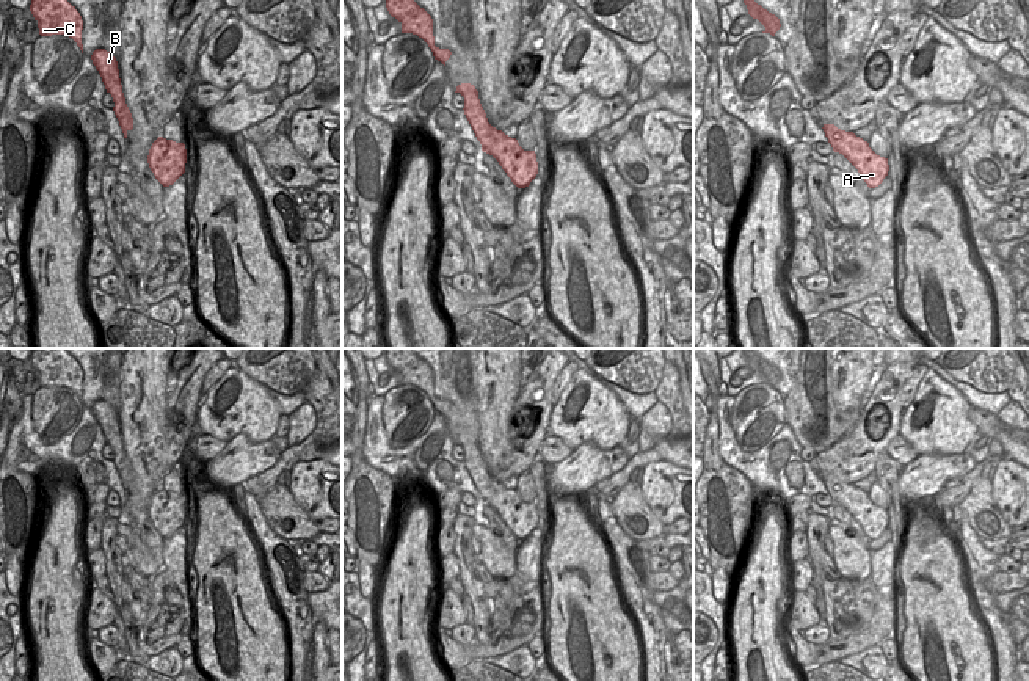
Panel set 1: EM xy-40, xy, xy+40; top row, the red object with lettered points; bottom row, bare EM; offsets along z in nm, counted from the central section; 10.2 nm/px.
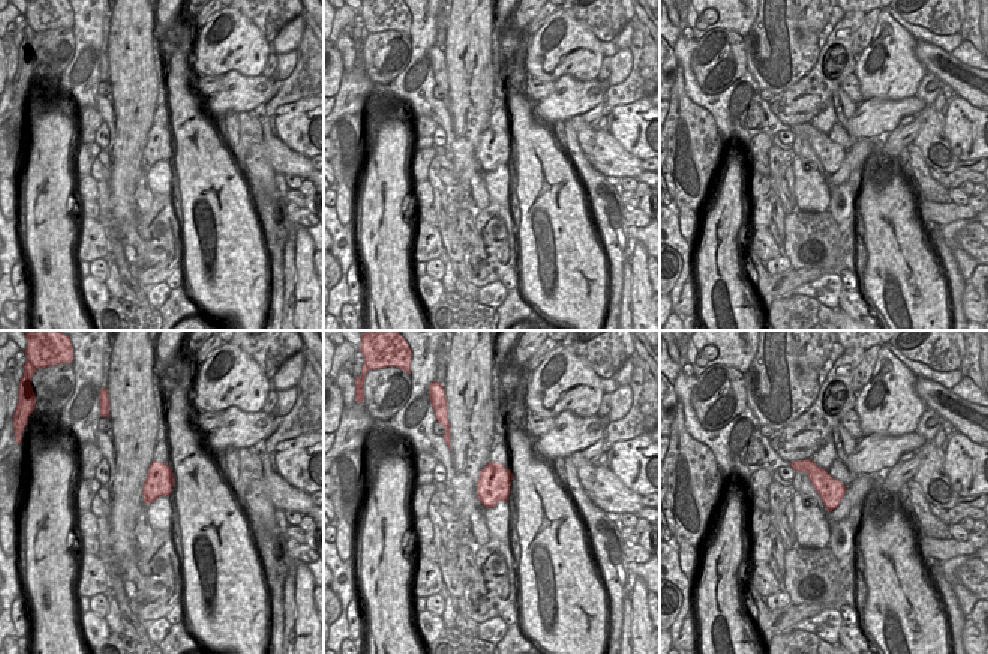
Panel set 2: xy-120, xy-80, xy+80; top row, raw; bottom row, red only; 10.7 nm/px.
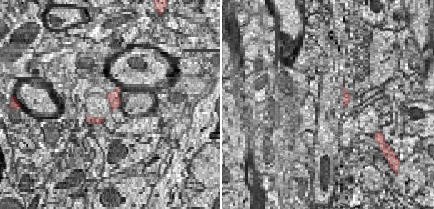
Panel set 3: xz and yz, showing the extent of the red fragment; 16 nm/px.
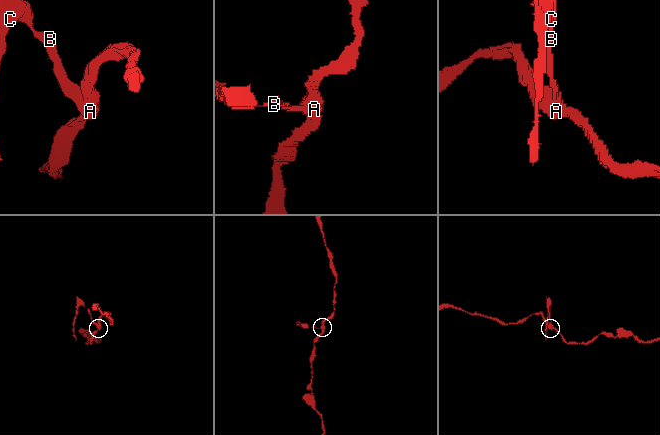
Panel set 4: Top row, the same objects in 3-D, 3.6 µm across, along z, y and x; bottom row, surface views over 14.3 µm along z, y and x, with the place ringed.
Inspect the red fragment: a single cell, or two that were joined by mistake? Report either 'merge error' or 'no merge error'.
merge error

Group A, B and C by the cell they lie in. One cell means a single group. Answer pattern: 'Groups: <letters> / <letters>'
Groups: A / B C

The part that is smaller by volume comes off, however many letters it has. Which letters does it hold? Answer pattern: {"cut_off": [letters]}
{"cut_off": ["B", "C"]}

